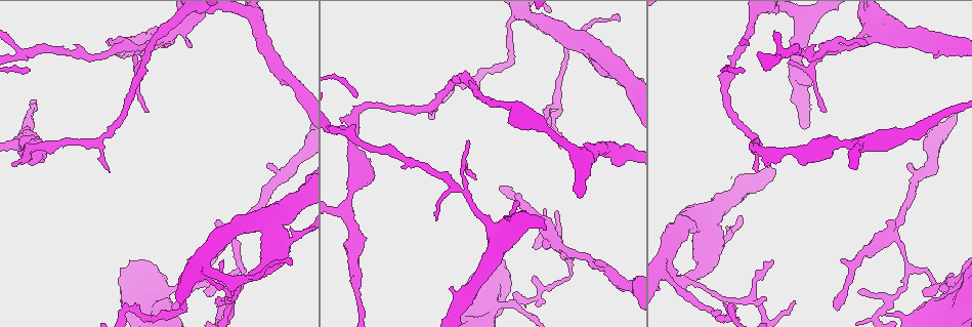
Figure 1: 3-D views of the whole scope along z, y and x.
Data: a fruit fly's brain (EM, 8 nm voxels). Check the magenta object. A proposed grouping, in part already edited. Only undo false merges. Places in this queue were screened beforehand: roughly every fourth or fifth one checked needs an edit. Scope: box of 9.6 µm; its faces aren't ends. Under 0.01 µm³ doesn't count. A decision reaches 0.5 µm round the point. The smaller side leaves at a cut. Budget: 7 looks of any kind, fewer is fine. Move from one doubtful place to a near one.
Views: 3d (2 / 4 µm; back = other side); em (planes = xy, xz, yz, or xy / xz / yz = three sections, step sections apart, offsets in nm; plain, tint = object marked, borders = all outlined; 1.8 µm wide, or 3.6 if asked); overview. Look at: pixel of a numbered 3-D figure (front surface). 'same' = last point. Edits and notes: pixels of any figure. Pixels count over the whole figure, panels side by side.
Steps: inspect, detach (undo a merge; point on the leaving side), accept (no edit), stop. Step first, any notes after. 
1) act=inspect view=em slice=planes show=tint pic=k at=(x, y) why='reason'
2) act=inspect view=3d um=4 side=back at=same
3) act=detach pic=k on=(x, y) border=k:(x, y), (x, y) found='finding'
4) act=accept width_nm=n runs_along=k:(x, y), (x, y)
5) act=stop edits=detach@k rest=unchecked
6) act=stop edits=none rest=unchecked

act=inspect view=3d um=4 pic=1 at=(161, 296) why='sharp bend'

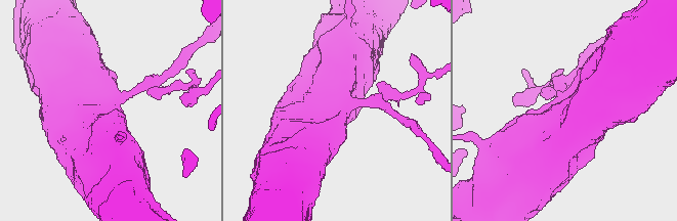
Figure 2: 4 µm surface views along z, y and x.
act=inspect view=em um=3.6 slice=planes show=plain pic=2 at=(333, 108)

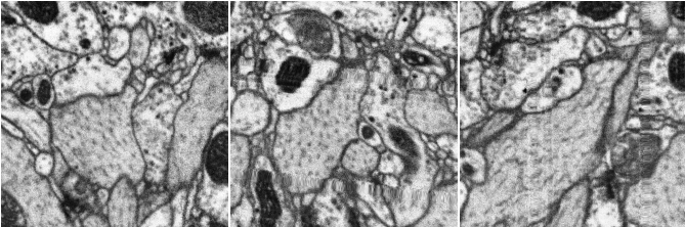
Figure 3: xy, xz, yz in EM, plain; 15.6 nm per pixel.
act=inspect view=em um=3.6 slice=planes show=tint at=same why='with the object marked'

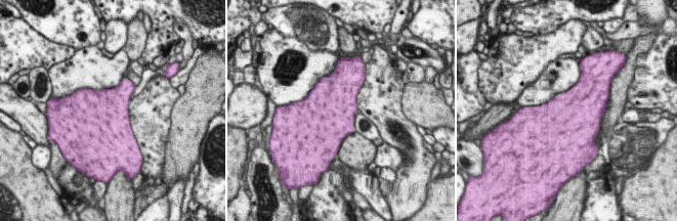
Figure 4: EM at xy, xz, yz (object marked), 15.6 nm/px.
act=accept found='continuous, no second cell'

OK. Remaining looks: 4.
act=inspect view=3d um=4 pic=1 at=(892, 236) why='calibre changes'

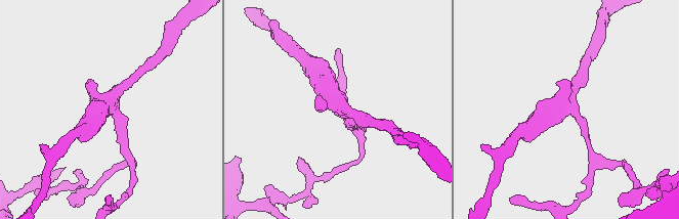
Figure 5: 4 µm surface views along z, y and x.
act=inspect view=em slice=planes show=tint pic=5 at=(340, 109) why='need the tissue'

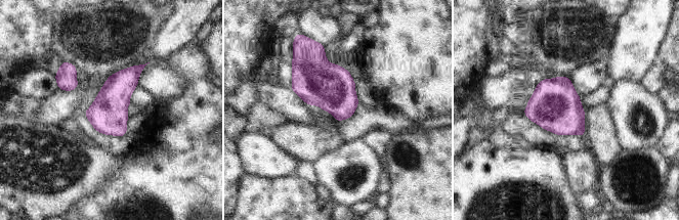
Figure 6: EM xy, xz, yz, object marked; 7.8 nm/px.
act=accept found='all the same cell'

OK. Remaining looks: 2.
act=inspect view=em slice=planes show=tint pic=1 at=(750, 301) why='abrupt turn'

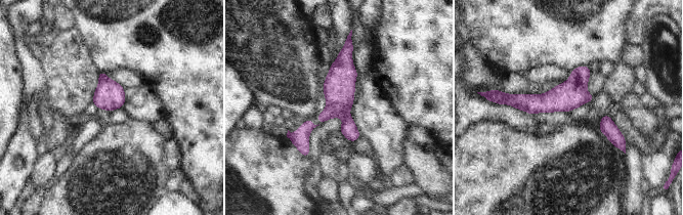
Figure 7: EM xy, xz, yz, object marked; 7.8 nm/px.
act=accept found='one cell here'

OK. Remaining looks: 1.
act=stop edits=none rest=unchecked

